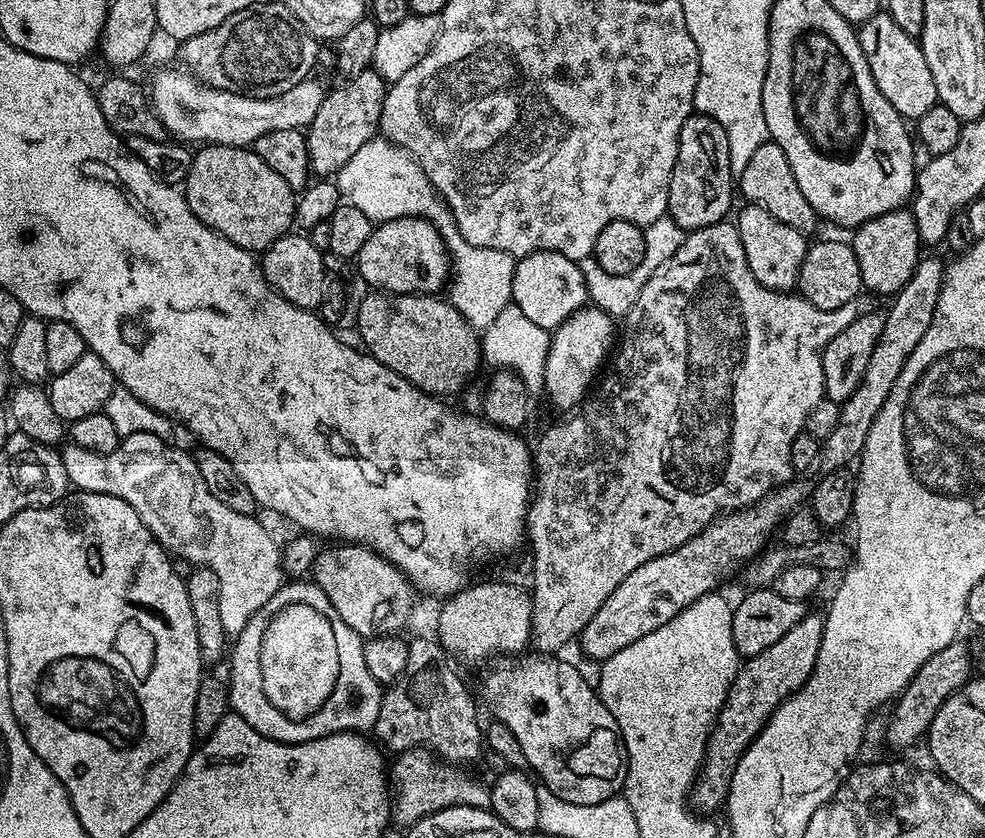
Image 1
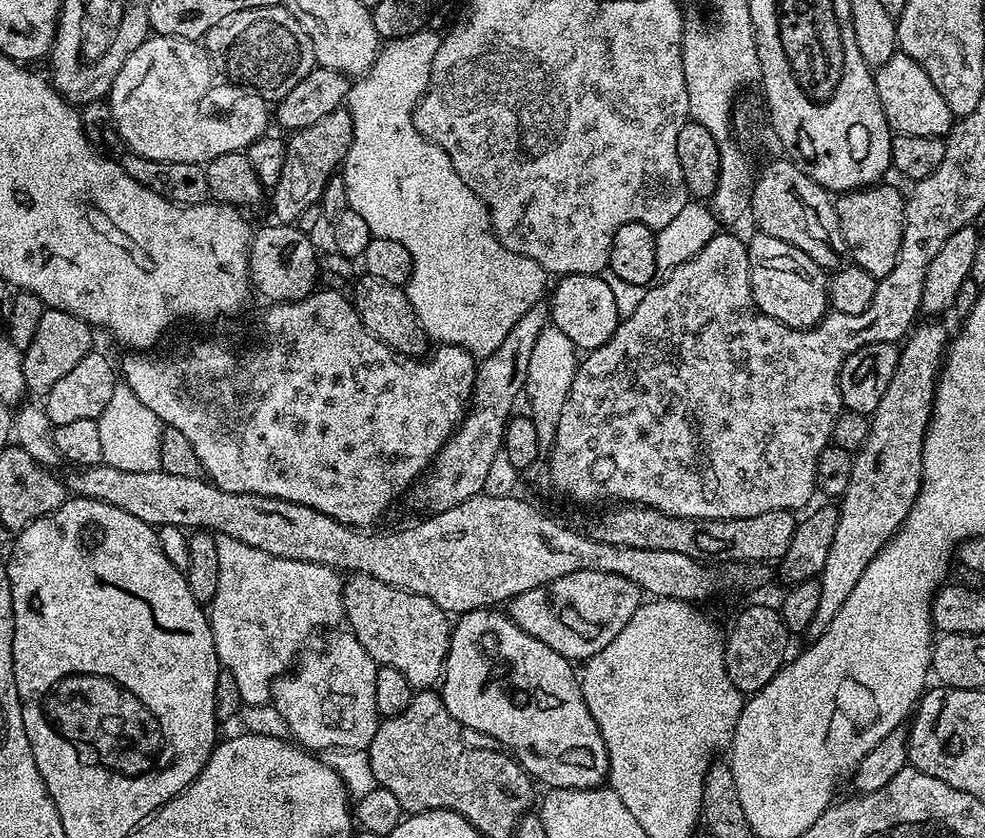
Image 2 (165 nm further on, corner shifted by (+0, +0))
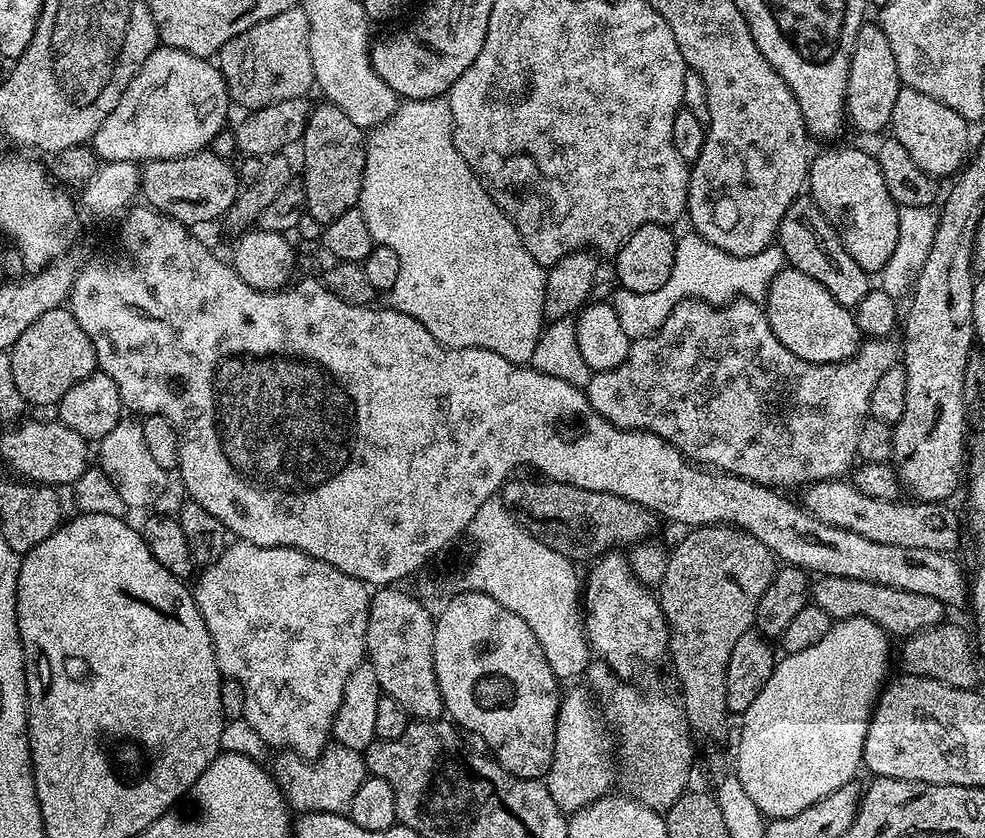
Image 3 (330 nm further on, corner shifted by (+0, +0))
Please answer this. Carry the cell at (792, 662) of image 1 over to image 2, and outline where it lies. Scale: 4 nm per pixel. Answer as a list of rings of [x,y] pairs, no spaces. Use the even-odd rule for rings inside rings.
[[[928,322],[932,324],[917,323],[912,331],[908,333],[900,348],[900,357],[898,358],[898,370],[894,370],[894,378],[890,378],[890,386],[886,386],[886,394],[882,394],[882,402],[878,402],[876,409],[872,411],[870,417],[870,427],[866,442],[860,447],[859,452],[852,457],[852,470],[850,472],[849,485],[839,501],[840,517],[838,518],[838,530],[834,530],[834,542],[830,546],[830,554],[826,557],[826,566],[820,571],[818,577],[820,581],[820,589],[822,590],[822,599],[818,602],[818,611],[814,614],[814,618],[810,622],[806,636],[809,641],[817,640],[822,634],[826,634],[826,630],[830,626],[830,622],[834,622],[834,614],[838,614],[838,610],[842,610],[842,602],[846,602],[846,598],[850,598],[850,590],[854,590],[854,586],[858,586],[858,578],[862,578],[862,574],[866,570],[866,566],[873,558],[884,549],[884,545],[896,535],[896,532],[904,525],[904,519],[910,514],[910,510],[914,506],[914,502],[920,493],[920,483],[924,481],[924,471],[922,470],[922,446],[924,445],[924,431],[928,428],[928,423],[932,420],[932,403],[936,397],[936,382],[940,378],[940,369],[944,366],[944,357],[950,343],[950,332],[947,332],[942,325],[936,324],[940,322]]]

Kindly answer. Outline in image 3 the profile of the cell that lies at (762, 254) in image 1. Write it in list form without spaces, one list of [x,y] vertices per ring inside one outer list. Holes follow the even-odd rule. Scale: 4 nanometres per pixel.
[[[791,266],[773,278],[766,297],[766,315],[778,342],[806,362],[841,364],[849,360],[862,343],[853,309],[842,307],[822,282],[814,282],[810,274],[802,274]]]

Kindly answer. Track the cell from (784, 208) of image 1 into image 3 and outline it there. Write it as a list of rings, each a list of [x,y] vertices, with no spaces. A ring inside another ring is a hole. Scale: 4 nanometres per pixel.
[[[799,195],[786,210],[779,228],[778,245],[791,267],[797,268],[802,274],[810,274],[814,282],[822,282],[822,286],[830,290],[830,294],[842,307],[854,310],[870,291],[869,273],[864,272],[862,266],[850,258],[850,254],[846,254],[846,246],[842,246],[834,226],[830,226],[811,195]]]

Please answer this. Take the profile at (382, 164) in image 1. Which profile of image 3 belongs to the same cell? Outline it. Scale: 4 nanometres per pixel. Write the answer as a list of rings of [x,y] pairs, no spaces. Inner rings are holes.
[[[447,99],[409,100],[397,103],[394,114],[366,136],[366,166],[360,191],[360,213],[370,226],[376,244],[390,246],[398,254],[398,282],[390,293],[391,307],[410,314],[445,348],[481,348],[502,354],[506,362],[527,365],[546,327],[545,265],[530,258],[514,222],[490,198],[472,173],[466,158],[458,154],[452,133]]]

